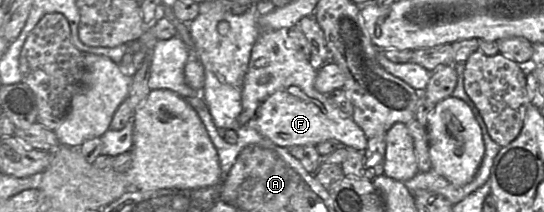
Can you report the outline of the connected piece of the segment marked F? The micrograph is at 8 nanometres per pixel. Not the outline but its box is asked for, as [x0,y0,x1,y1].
[242,29,368,152]

